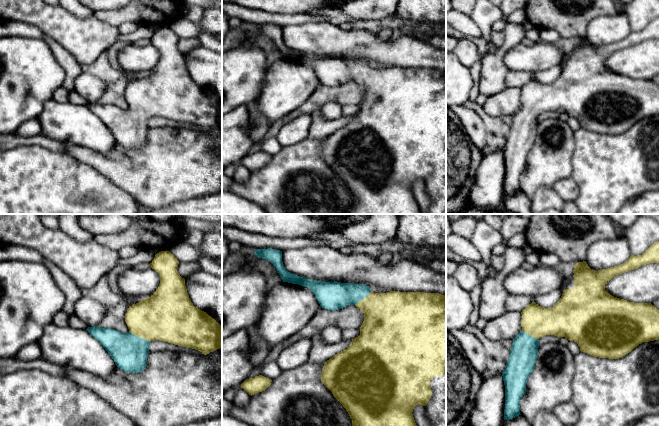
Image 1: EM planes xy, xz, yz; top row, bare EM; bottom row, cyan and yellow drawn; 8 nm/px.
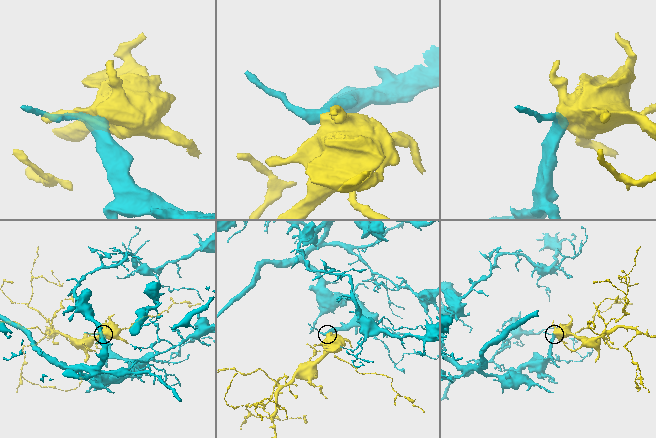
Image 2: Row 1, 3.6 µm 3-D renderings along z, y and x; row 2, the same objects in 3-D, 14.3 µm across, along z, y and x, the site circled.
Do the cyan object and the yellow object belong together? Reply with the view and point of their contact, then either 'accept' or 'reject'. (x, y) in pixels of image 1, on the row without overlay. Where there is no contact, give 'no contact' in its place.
contact xy (139, 113); accept

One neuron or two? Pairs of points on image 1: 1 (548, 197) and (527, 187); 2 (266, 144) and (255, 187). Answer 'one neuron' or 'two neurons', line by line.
1: two neurons
2: two neurons

